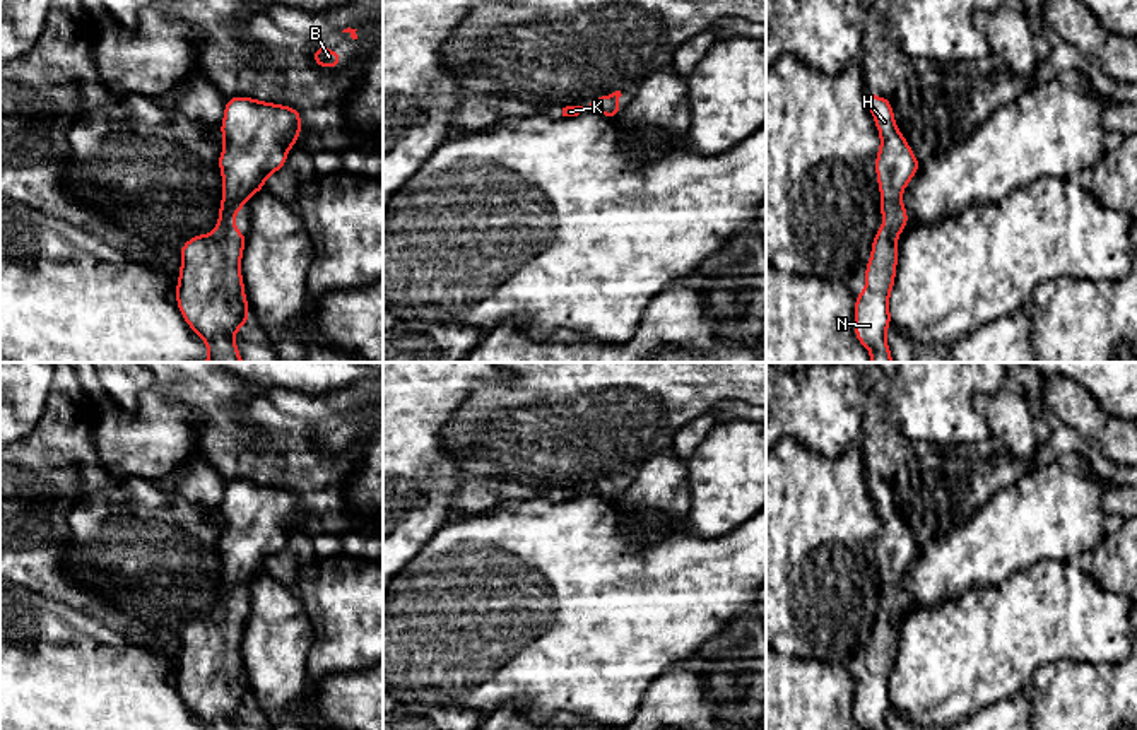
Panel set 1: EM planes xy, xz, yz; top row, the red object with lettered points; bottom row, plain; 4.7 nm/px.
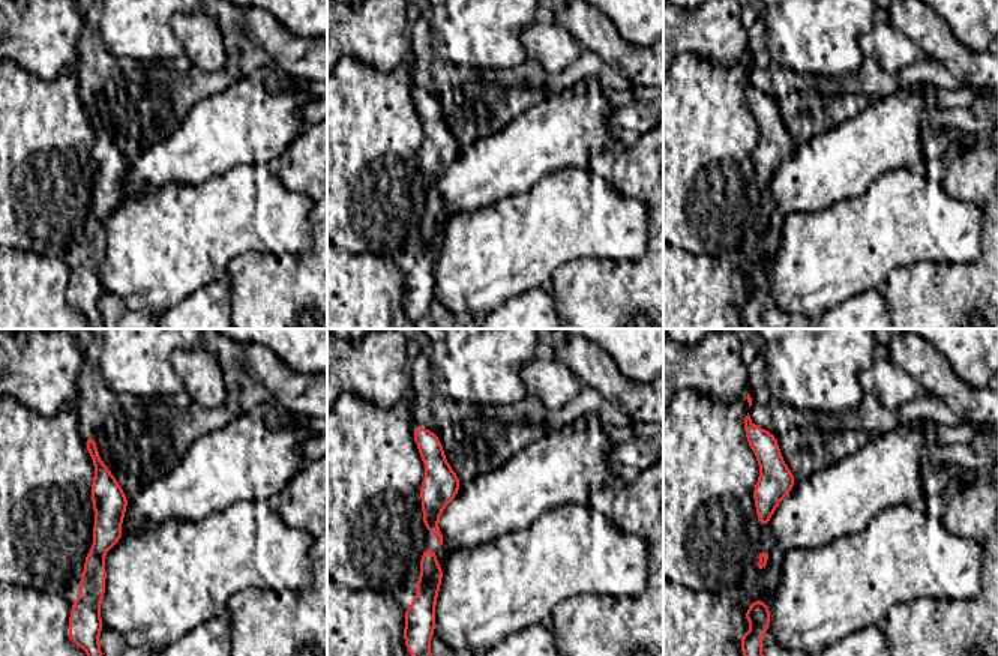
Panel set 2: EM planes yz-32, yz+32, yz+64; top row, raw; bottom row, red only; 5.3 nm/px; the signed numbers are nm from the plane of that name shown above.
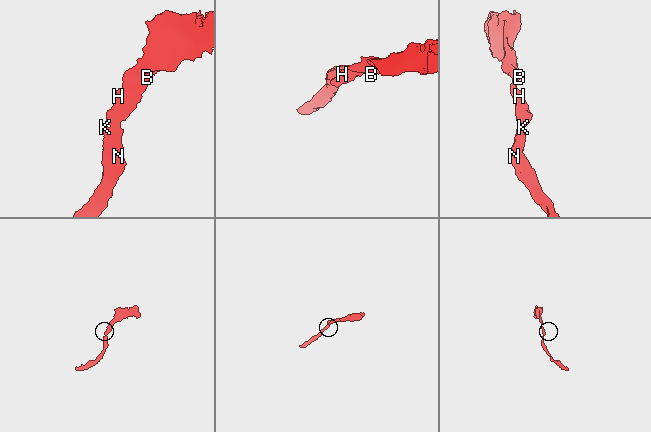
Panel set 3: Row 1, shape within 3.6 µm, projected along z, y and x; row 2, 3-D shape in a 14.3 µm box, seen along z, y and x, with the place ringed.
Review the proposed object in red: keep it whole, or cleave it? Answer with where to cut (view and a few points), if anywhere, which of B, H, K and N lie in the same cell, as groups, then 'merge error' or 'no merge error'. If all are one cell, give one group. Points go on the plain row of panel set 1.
no cut | B H K N | no merge error

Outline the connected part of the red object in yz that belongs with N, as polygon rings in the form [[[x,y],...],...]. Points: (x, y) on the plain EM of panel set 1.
[[[865,477],[865,482],[881,520],[875,557],[884,609],[872,624],[870,645],[865,648],[867,668],[855,680],[855,720],[863,730],[889,730],[886,715],[891,709],[889,679],[898,650],[896,622],[908,609],[901,580],[918,556],[920,544],[898,513],[891,484],[875,477]]]

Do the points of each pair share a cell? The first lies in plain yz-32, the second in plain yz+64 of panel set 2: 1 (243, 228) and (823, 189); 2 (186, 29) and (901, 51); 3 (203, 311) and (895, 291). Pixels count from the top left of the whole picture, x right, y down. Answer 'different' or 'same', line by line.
1: different
2: same
3: different

